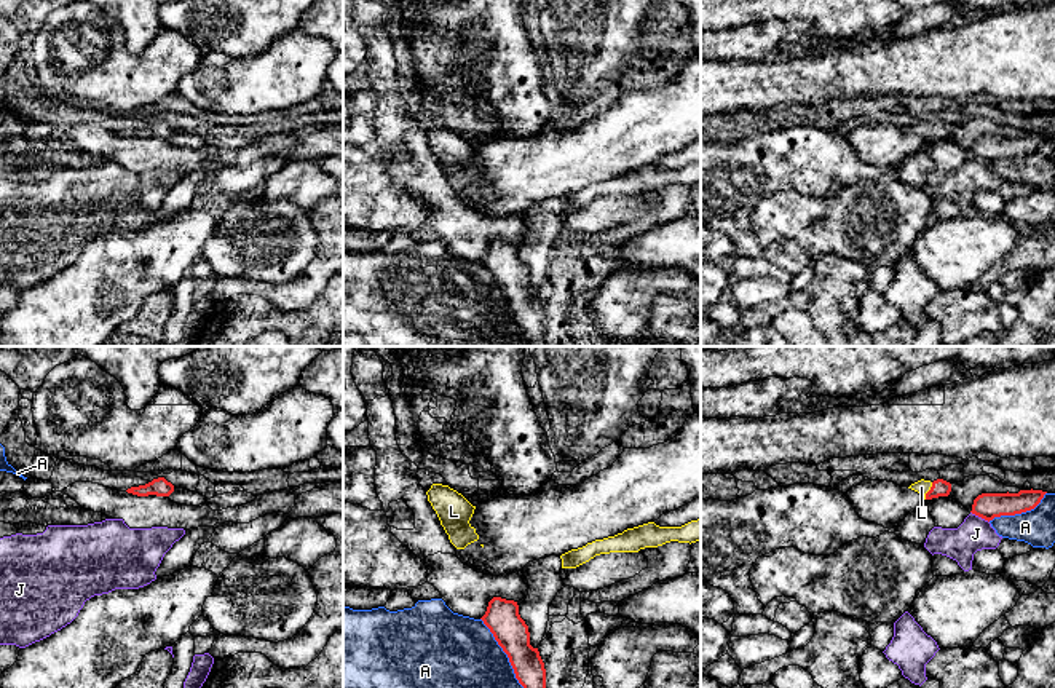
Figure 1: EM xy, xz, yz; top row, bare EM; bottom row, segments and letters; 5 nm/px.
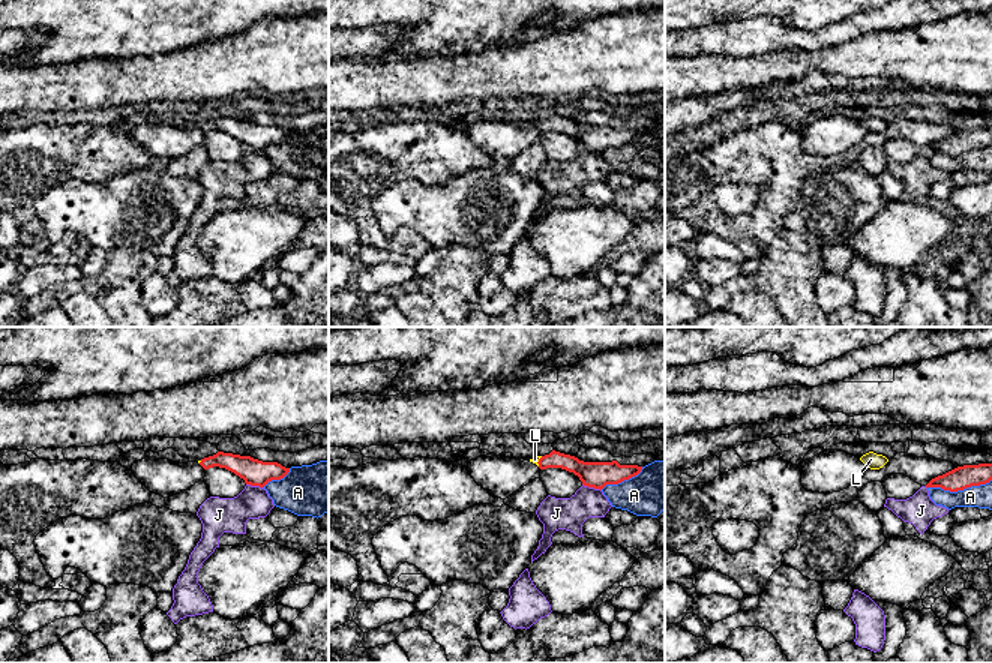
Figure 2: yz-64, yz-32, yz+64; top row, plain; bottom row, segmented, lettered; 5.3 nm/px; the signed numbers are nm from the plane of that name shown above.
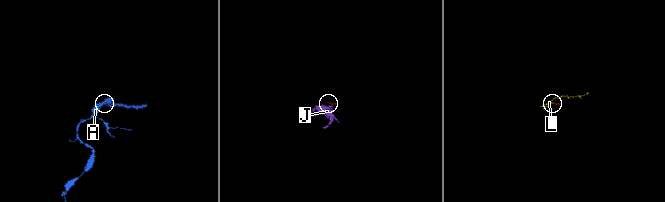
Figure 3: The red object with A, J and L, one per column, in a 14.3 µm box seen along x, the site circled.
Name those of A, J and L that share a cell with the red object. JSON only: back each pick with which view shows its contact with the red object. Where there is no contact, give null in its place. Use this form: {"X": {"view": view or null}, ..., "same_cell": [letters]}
{"L": {"view": "yz"}, "same_cell": ["L"]}

